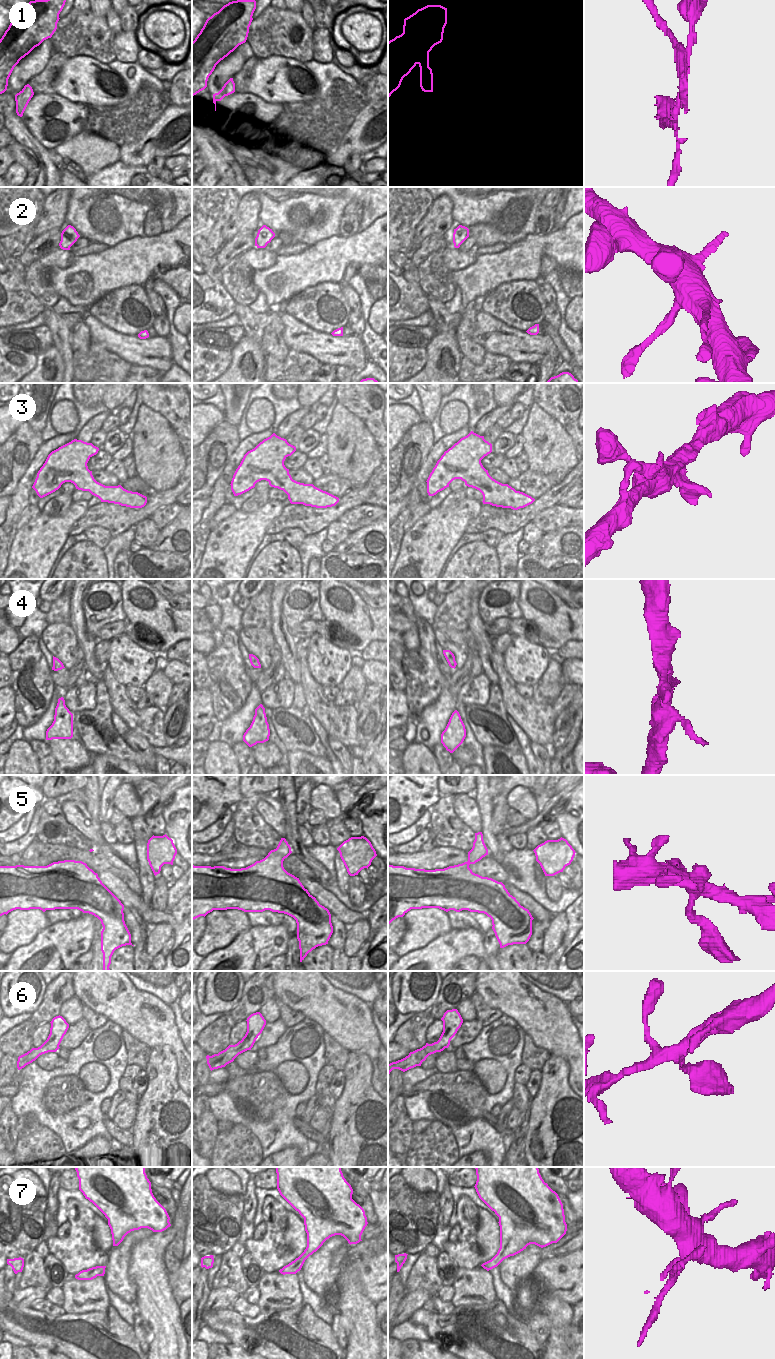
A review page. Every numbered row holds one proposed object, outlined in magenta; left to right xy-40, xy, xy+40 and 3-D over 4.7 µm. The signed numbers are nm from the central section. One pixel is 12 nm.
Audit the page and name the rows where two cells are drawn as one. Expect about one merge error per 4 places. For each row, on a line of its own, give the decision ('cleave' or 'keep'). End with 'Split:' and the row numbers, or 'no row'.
1: cleave
2: keep
3: keep
4: keep
5: keep
6: keep
7: cleave
Split: 1, 7

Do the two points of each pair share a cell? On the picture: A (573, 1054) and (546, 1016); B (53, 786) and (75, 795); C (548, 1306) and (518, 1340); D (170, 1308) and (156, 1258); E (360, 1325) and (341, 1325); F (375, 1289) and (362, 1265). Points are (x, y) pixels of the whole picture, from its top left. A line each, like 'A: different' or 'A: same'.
A: same
B: different
C: different
D: same
E: different
F: same

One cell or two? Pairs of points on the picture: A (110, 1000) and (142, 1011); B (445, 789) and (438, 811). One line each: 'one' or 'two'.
A: one
B: two

